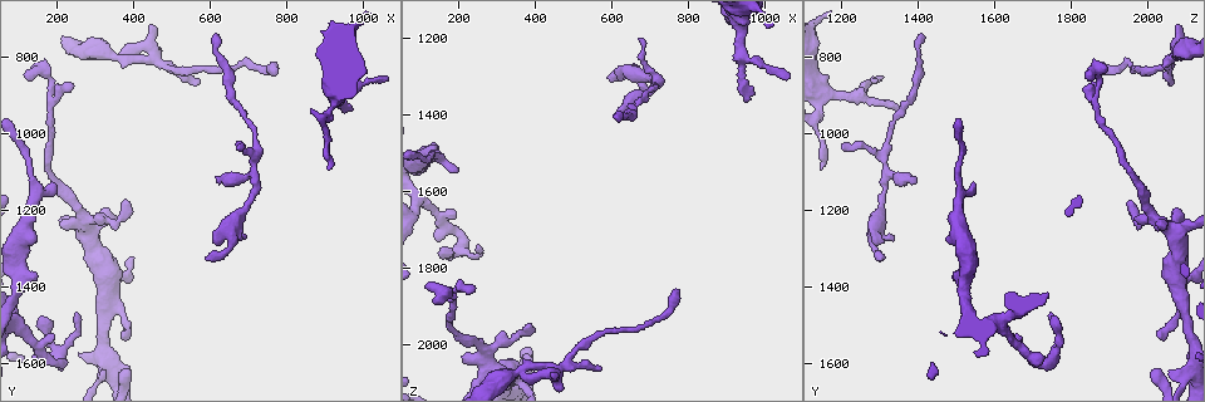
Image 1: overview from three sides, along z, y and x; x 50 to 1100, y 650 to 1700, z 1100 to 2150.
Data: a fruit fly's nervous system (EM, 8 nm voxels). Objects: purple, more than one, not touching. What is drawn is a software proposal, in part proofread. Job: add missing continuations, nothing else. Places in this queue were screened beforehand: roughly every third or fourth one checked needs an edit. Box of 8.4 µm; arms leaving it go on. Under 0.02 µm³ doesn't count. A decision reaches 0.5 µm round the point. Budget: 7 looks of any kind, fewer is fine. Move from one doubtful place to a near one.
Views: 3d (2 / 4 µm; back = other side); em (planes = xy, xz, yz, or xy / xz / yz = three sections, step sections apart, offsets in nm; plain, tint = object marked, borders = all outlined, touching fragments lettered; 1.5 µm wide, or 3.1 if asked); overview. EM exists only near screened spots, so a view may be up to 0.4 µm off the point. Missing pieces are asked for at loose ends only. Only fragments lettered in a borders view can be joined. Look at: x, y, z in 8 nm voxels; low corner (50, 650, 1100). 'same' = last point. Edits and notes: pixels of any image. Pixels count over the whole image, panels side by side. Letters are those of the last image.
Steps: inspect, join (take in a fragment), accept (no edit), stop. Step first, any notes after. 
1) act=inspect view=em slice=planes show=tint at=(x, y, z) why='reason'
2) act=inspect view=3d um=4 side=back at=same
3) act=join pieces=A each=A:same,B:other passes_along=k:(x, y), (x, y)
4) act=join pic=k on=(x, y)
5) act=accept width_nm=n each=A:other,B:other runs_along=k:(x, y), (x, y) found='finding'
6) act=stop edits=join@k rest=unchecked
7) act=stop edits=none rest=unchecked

act=inspect view=em slice=xy step=8 show=borders at=(765, 840, 1865) why='free end'

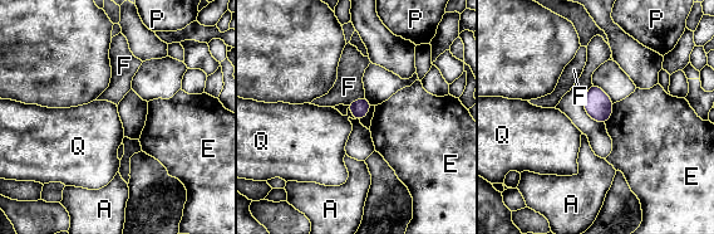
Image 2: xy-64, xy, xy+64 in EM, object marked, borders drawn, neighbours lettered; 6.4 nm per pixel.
act=accept width_nm=120 each=A:other,E:other,F:other,P:other,Q:other border=2:(348, 107), (355, 118) found='no lettered fragment goes on from it'

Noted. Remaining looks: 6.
act=inspect view=em slice=xy step=8 show=borders at=(590, 1320, 1300) why='thin end'

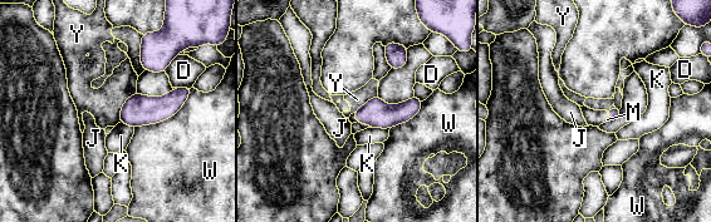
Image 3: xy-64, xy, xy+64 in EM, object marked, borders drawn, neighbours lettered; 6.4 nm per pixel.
act=join pieces=M longest_contact=W:460nm each=D:other,J:other,K:other,M:same,W:other,Y:other found='the neuron continues'

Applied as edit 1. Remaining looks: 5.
act=inspect view=em slice=yz step=8 show=tint at=(625, 1120, 1400) why='free end'

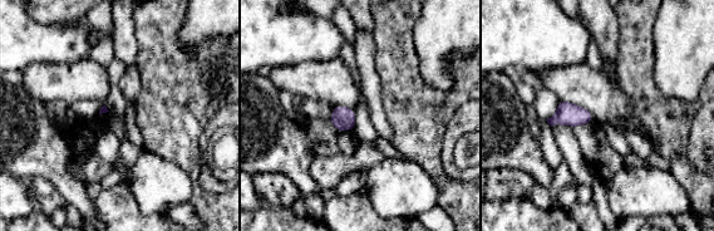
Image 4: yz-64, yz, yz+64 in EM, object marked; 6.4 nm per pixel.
act=inspect view=em slice=planes show=borders at=same why='another direction'

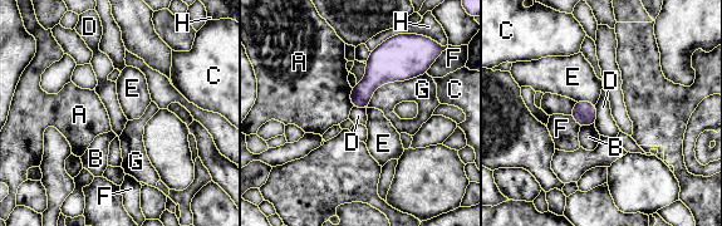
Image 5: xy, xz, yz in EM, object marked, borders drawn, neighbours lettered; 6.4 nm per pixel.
act=accept each=A:other,B:other,C:other,D:other,E:other,F:other,G:other,H:other border=5:(594, 104), (595, 123) found='no lettered fragment goes on from it'

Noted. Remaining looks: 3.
act=stop edits=join@3 rest=unchecked

